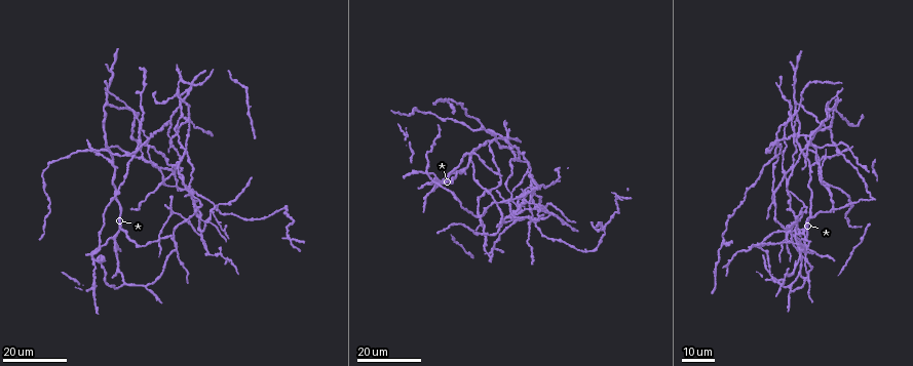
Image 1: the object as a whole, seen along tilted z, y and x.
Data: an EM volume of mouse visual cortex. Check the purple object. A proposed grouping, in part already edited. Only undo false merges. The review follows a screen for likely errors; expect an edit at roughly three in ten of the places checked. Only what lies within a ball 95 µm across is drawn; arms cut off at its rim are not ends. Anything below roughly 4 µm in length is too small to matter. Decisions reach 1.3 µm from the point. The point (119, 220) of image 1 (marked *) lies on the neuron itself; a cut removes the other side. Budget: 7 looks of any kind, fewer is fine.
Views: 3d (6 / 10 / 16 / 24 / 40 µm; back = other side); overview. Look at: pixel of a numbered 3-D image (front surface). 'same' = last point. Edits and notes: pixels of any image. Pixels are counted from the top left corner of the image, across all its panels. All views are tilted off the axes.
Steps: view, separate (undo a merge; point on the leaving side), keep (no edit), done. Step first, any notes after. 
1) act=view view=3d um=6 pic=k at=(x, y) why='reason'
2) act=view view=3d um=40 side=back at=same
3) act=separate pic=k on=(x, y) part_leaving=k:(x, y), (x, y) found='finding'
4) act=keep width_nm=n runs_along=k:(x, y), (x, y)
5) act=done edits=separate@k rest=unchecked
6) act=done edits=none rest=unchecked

act=view view=3d um=24 pic=1 at=(175, 128) why='a fork'

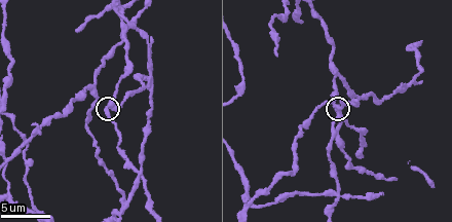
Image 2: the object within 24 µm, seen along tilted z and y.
act=view view=3d um=10 pic=2 at=(105, 106) why='closer look'

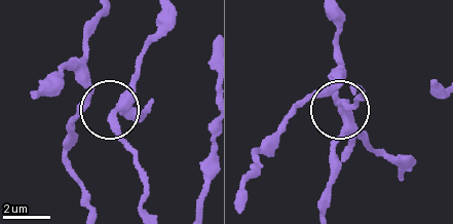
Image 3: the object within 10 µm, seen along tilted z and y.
act=keep width_nm=190 runs_along=3:(141, 206), (140, 173), (113, 118), (139, 60) found='all the same neuron'

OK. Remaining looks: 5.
act=view view=3d um=16 pic=1 at=(176, 246) why='two arms in line, one across'

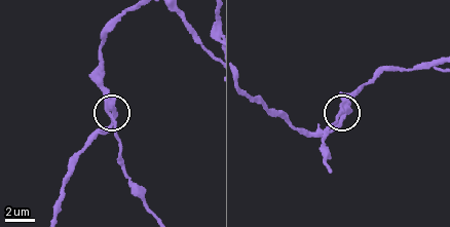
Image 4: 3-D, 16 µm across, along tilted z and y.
act=view view=3d um=6 pic=4 at=(340, 108) why='zoom in'

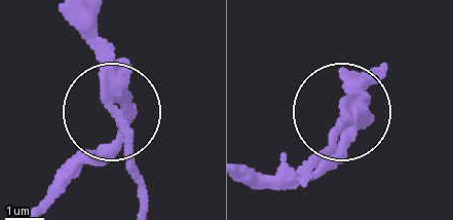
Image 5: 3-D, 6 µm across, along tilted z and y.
act=separate pic=5 on=(125, 141) side_arm_um=15 part_leaving=5:(104, 87), (139, 208) found='two neurons meet here'

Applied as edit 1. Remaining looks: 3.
act=view view=overview

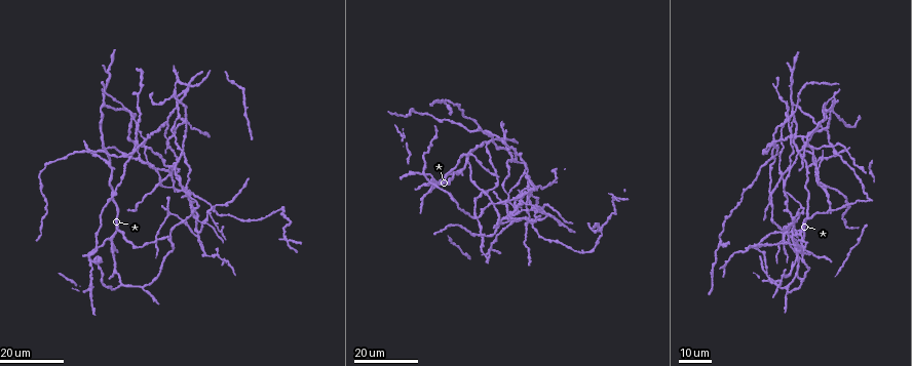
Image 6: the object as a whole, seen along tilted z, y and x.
act=view view=3d um=24 pic=6 at=(210, 211) why='small branch off a trunk'

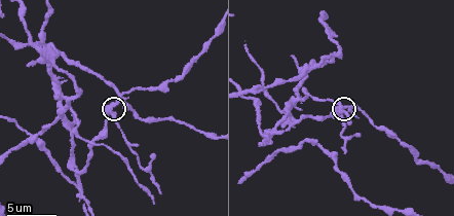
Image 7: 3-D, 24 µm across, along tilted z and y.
act=view view=3d um=10 pic=7 at=(110, 109)

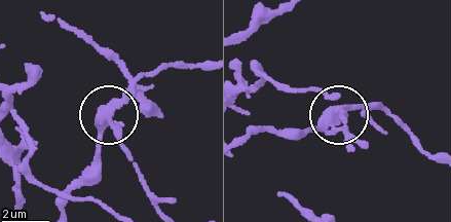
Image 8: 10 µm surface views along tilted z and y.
act=separate pic=8 on=(126, 148) side_arm_um=11 part_leaving=8:(110, 119), (156, 211) found='a second neuron is stuck on'

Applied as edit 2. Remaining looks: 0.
act=done edits=separate@5,separate@8 rest=unchecked

